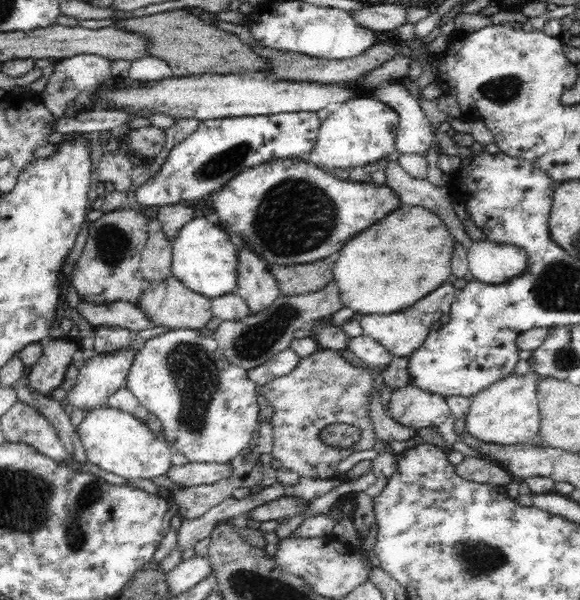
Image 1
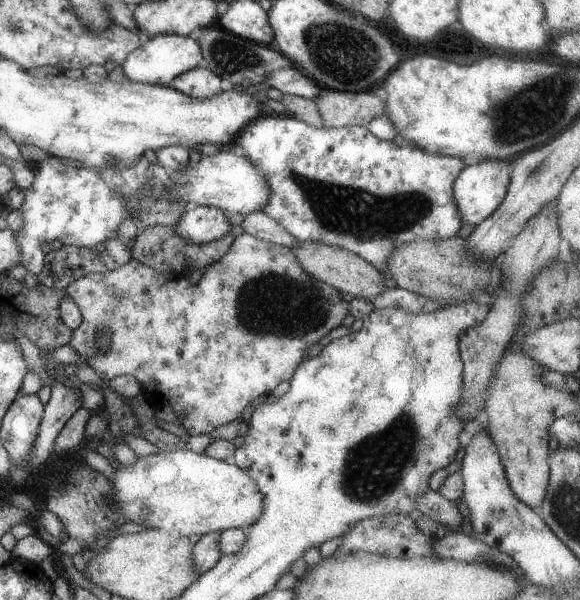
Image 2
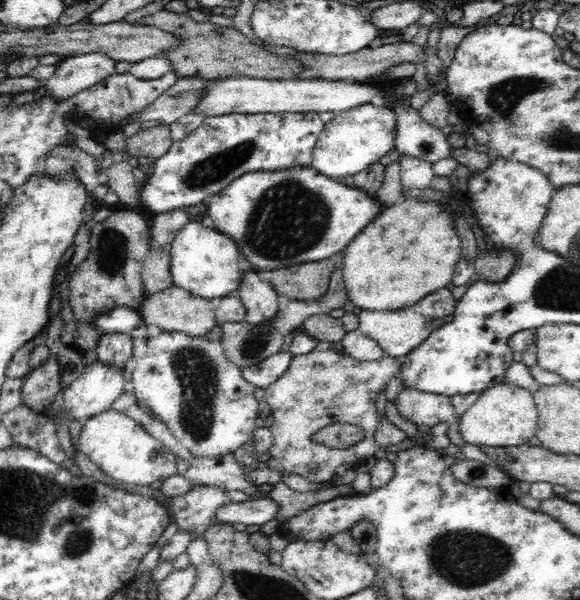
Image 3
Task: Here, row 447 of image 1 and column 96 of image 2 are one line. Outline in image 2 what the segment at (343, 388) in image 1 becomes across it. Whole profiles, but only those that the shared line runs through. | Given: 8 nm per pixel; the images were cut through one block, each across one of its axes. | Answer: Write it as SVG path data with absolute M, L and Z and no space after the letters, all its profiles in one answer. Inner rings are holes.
M248 233L235 237L228 252L220 260L216 260L206 267L206 271L199 282L192 284L185 278L184 273L180 275L171 272L160 274L149 266L140 264L136 259L132 259L120 268L105 273L87 274L64 289L66 295L78 304L83 318L80 326L72 331L72 340L70 340L69 345L82 358L86 358L86 362L90 364L92 370L104 381L124 374L136 378L142 386L142 393L150 404L156 409L166 405L170 406L189 435L208 434L208 432L214 432L220 426L241 418L244 408L252 404L255 398L266 394L268 391L272 392L278 384L290 380L294 371L298 368L298 364L302 362L306 350L323 336L328 335L334 328L342 326L345 318L350 314L349 303L343 300L342 293L338 292L336 288L312 278L300 266L298 258L294 256L291 248L260 240ZM105 329L110 333L111 342L109 348L102 351L97 348L96 341L99 331Z

